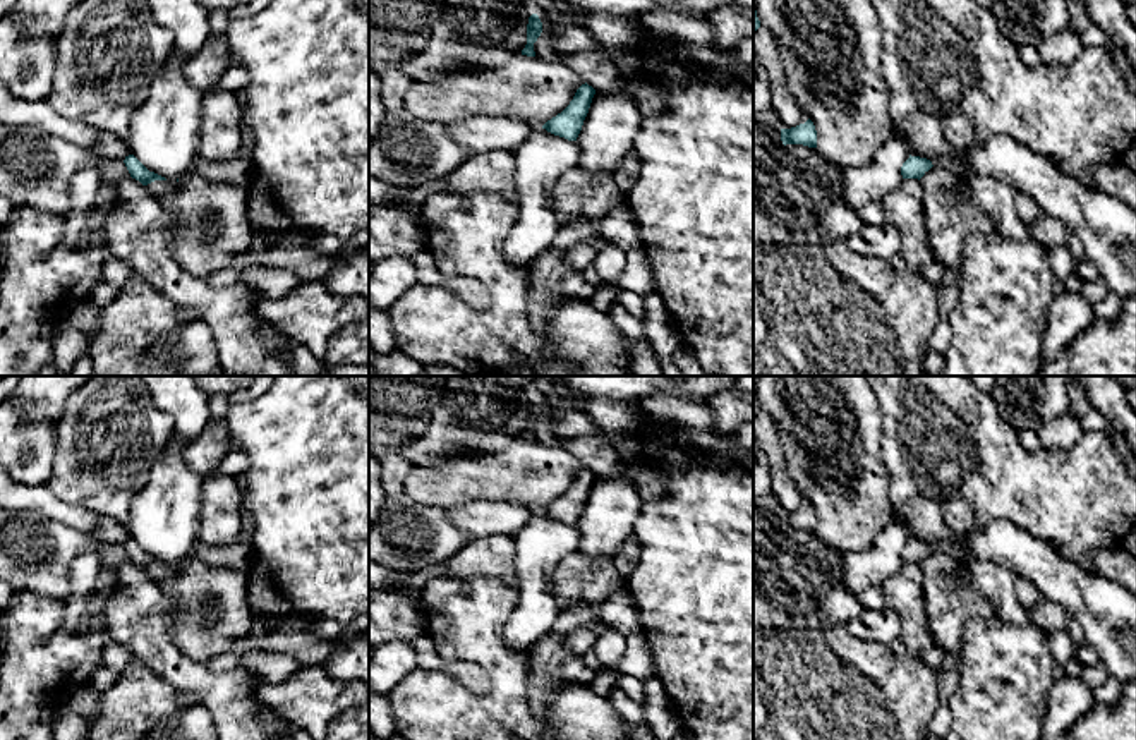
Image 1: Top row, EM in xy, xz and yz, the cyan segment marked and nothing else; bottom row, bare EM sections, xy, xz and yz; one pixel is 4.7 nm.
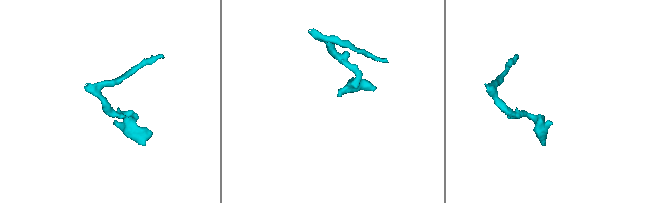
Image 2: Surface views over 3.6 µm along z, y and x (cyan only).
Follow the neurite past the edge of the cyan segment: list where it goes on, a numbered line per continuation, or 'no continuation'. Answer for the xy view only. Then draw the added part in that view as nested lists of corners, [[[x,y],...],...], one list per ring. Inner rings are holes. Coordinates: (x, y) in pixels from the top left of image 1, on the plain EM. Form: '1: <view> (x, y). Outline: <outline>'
no continuation

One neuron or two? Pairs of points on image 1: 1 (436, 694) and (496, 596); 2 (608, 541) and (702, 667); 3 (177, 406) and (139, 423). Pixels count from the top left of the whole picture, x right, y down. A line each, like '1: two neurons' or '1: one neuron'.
1: one neuron
2: two neurons
3: two neurons

